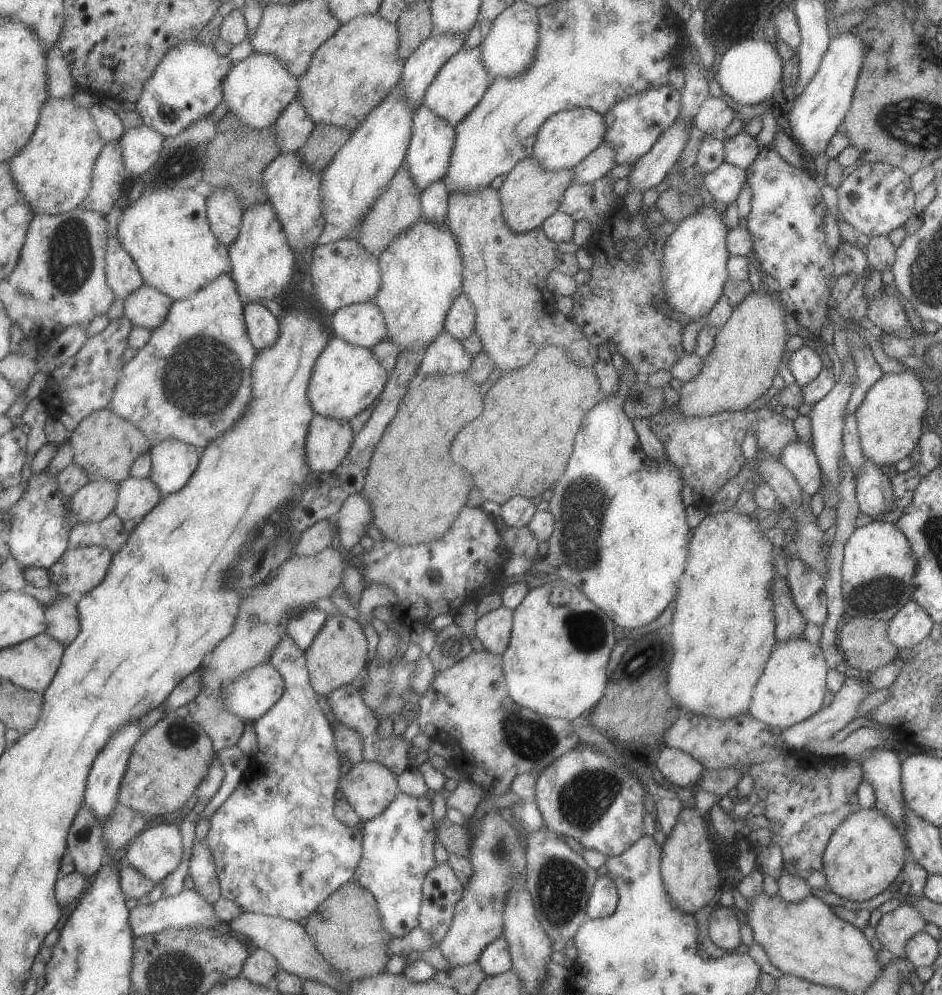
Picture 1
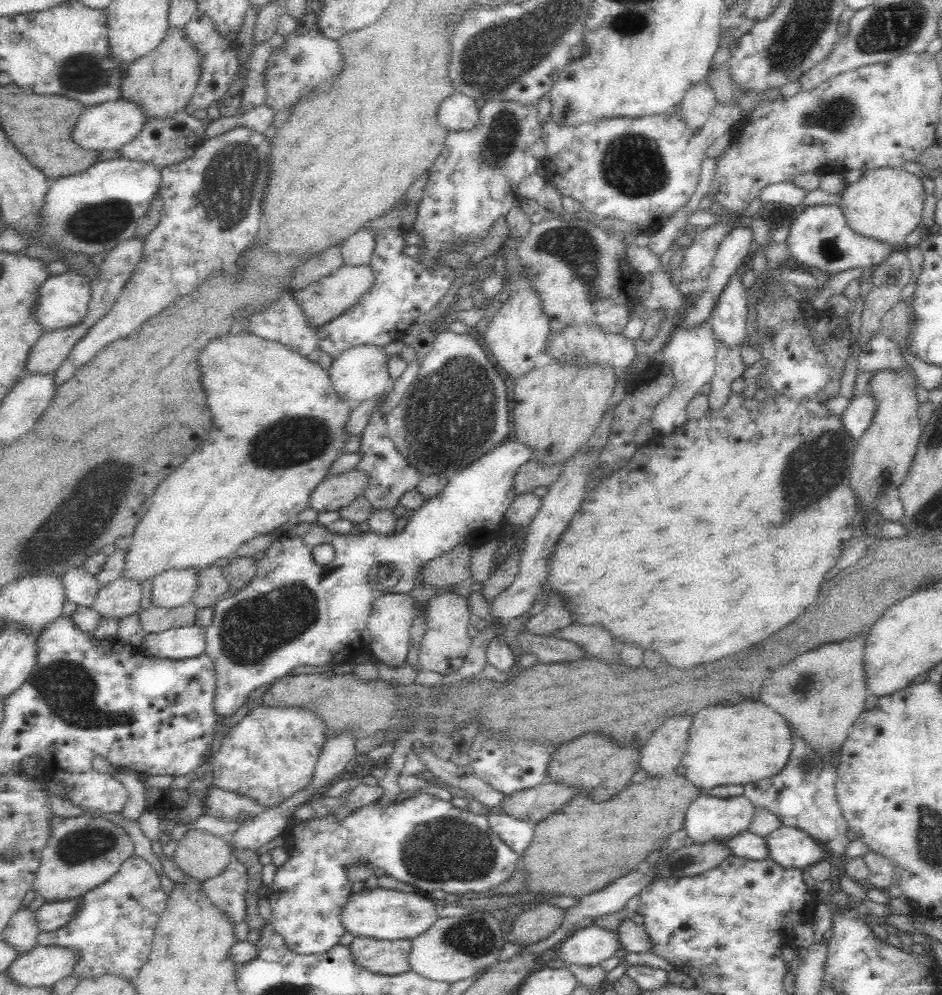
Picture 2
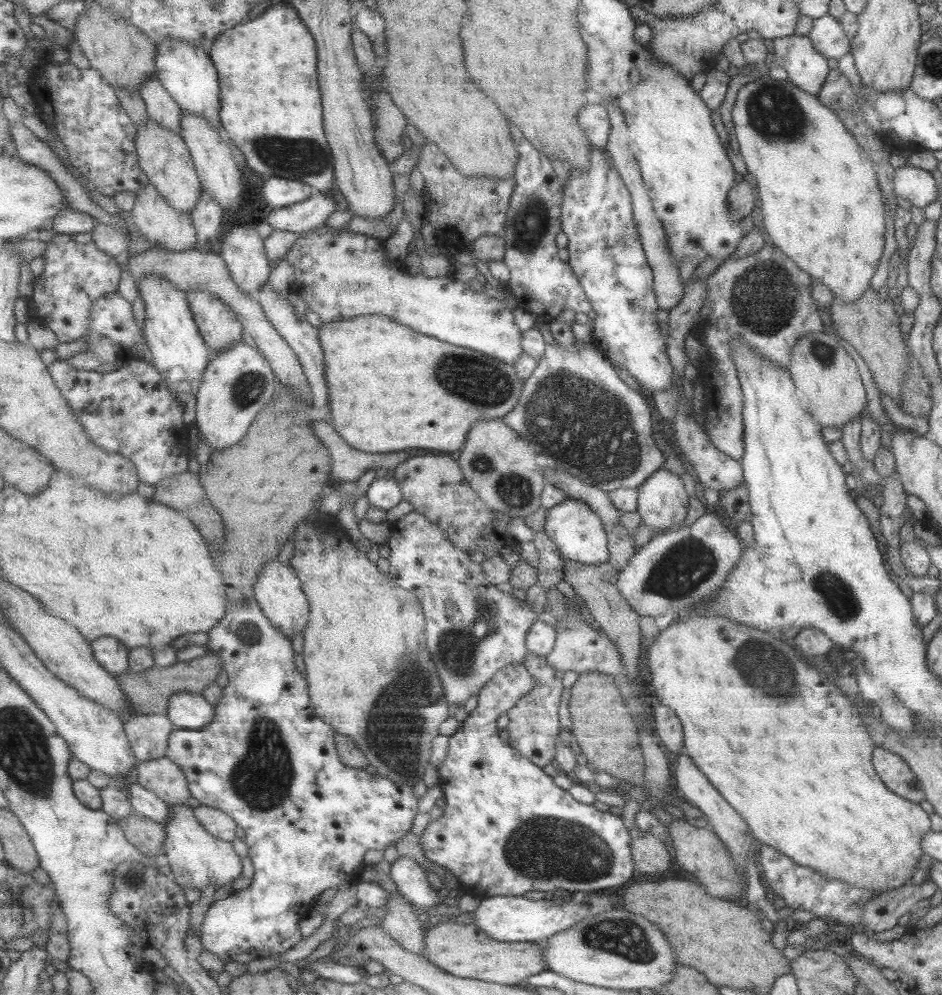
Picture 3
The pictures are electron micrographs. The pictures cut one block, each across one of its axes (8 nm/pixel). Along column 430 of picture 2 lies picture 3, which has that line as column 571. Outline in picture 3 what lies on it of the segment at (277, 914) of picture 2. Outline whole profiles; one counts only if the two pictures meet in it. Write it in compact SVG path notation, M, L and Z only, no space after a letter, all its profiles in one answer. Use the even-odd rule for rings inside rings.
M513 664L502 668L478 694L478 704L476 708L469 714L462 724L459 725L457 732L451 737L450 751L446 761L440 766L440 785L442 787L443 796L445 798L445 807L441 816L435 816L426 826L425 831L419 837L419 844L423 848L423 853L431 863L441 866L450 871L460 883L463 890L470 892L480 899L492 896L523 896L531 890L545 890L545 892L553 892L559 888L565 890L573 890L573 893L581 892L587 894L589 890L601 890L601 888L611 888L611 886L621 886L623 882L627 882L633 876L633 862L631 862L632 854L629 854L630 833L629 830L623 828L621 820L617 816L613 816L609 811L599 812L592 804L581 804L574 795L559 786L554 778L543 772L543 767L535 764L530 758L521 754L509 741L499 738L498 721L503 714L508 713L517 703L528 693L531 692L538 682L530 673L530 670L524 664Z

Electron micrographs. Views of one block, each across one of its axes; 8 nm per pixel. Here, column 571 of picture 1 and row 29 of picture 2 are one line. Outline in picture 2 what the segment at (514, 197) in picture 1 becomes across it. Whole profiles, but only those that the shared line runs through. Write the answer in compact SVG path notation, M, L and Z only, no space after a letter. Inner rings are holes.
M184 26L170 27L162 42L146 56L136 58L127 66L121 84L121 98L140 103L148 119L165 118L183 110L189 103L202 76L203 56L195 42L185 33Z

